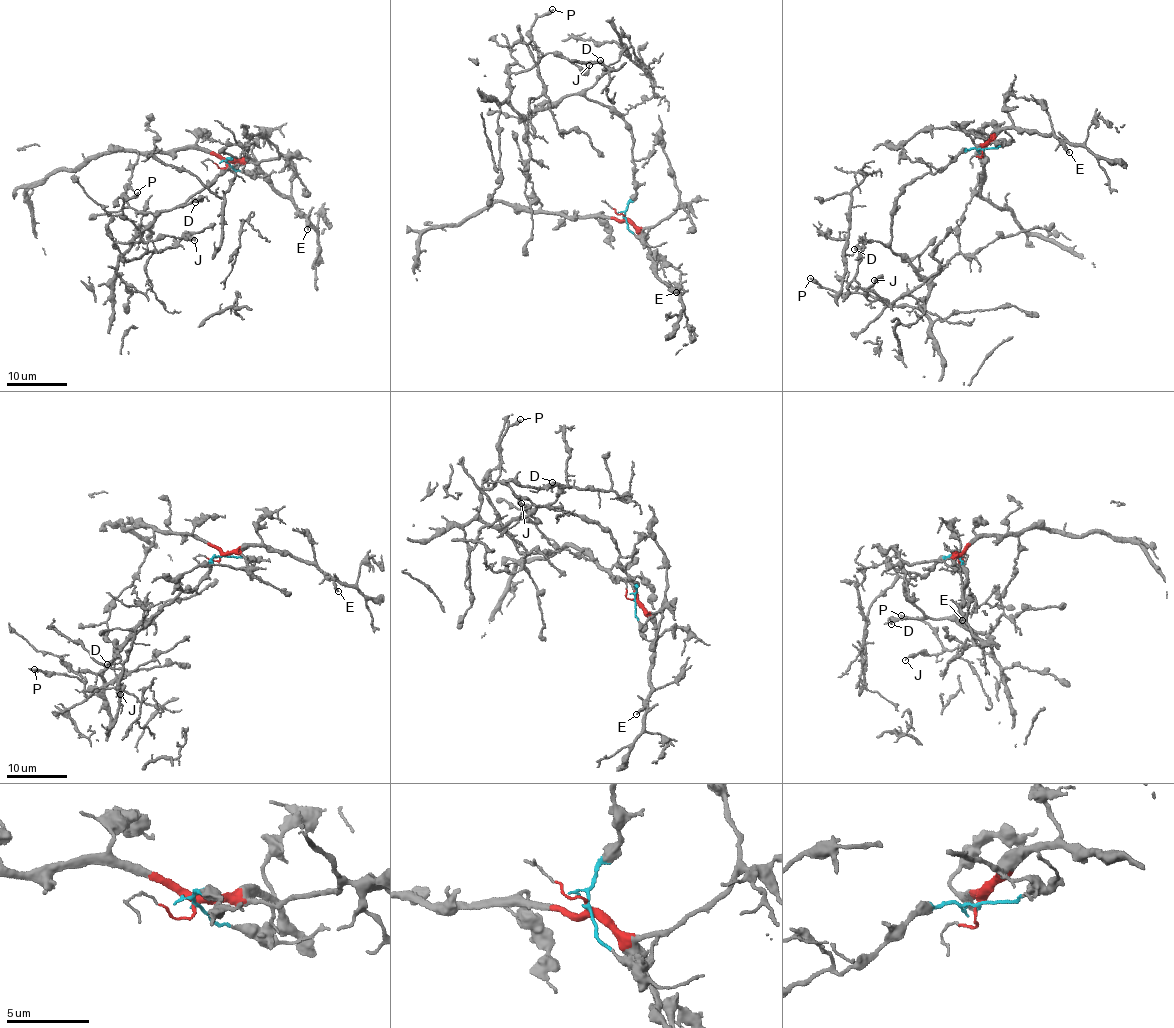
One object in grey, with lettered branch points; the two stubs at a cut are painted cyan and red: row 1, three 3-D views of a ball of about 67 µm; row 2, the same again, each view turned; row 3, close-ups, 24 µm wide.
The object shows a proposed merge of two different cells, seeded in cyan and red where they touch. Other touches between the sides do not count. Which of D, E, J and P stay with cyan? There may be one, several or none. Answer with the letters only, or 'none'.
D, J, P

